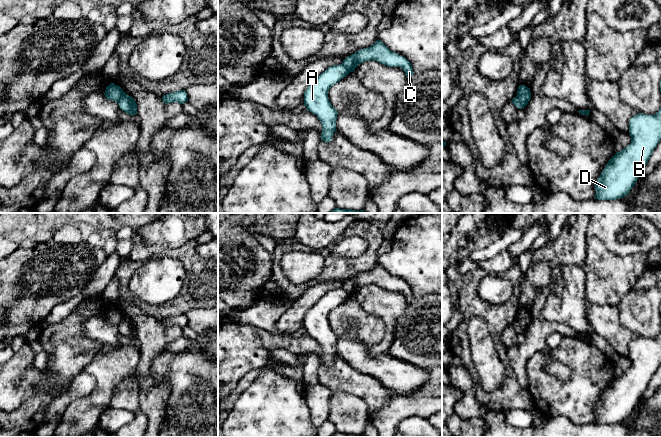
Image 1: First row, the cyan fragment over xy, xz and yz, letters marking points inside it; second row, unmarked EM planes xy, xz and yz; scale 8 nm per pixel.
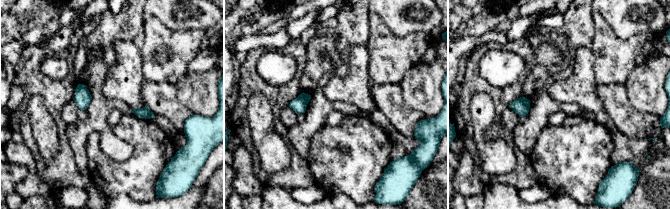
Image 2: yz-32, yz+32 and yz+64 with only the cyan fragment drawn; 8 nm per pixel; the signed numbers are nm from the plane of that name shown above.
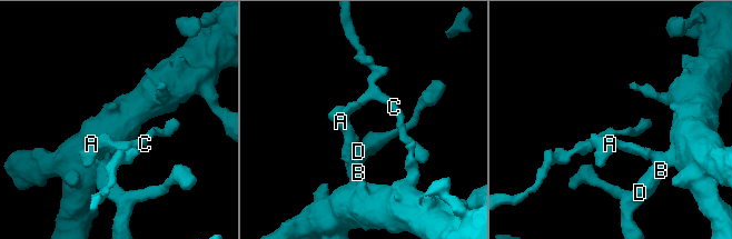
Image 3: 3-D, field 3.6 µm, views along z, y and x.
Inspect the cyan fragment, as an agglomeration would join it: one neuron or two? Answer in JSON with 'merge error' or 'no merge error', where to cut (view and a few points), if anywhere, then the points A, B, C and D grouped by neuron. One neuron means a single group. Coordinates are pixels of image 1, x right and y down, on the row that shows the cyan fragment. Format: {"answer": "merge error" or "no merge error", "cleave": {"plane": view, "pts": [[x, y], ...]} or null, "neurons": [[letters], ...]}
{"answer": "merge error", "cleave": {"plane": "yz", "pts": [[516, 96], [523, 107]]}, "neurons": [["A", "B", "D"], ["C"]]}

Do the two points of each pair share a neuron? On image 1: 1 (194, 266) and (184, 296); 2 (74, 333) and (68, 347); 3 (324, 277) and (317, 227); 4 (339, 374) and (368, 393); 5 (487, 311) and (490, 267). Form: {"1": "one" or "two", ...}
{"1": "one", "2": "one", "3": "two", "4": "one", "5": "two"}

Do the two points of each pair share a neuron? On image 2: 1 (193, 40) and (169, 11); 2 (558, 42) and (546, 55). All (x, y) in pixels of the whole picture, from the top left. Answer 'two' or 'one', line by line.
1: two
2: two

